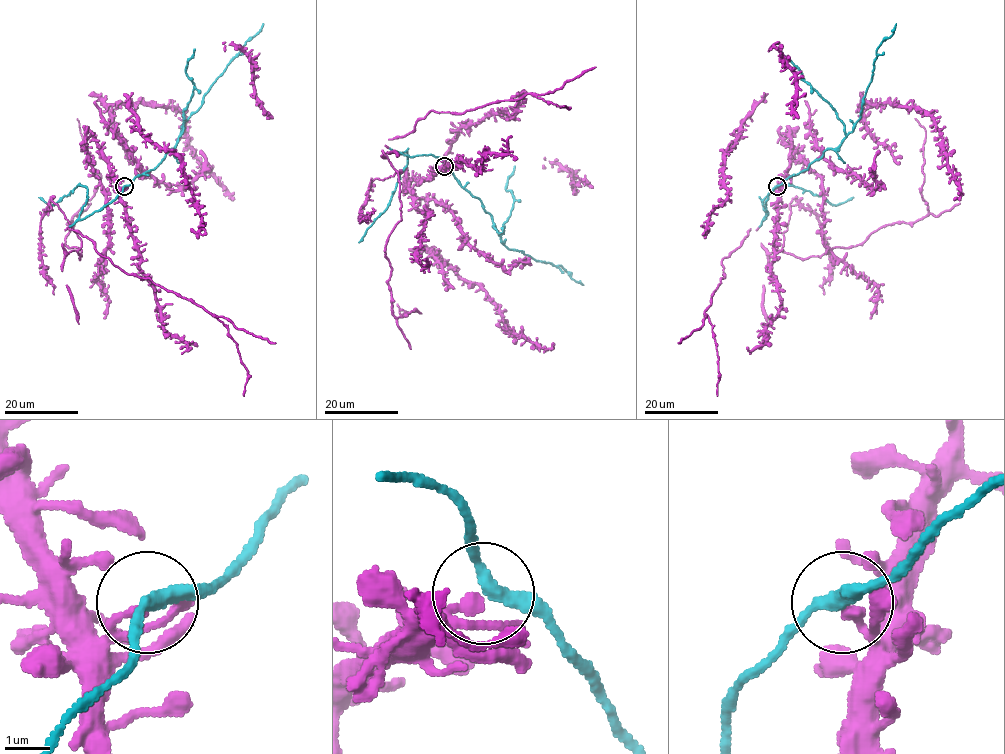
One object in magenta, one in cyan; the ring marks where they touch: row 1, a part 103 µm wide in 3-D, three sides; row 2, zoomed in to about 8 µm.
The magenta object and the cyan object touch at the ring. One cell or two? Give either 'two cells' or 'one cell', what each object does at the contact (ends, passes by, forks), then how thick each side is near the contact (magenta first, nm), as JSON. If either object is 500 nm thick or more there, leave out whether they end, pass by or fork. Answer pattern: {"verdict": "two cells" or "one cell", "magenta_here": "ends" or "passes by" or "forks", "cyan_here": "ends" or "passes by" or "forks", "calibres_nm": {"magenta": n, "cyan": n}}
{"verdict": "one cell", "magenta_here": "ends", "cyan_here": "passes by", "calibres_nm": {"magenta": 240, "cyan": 280}}

